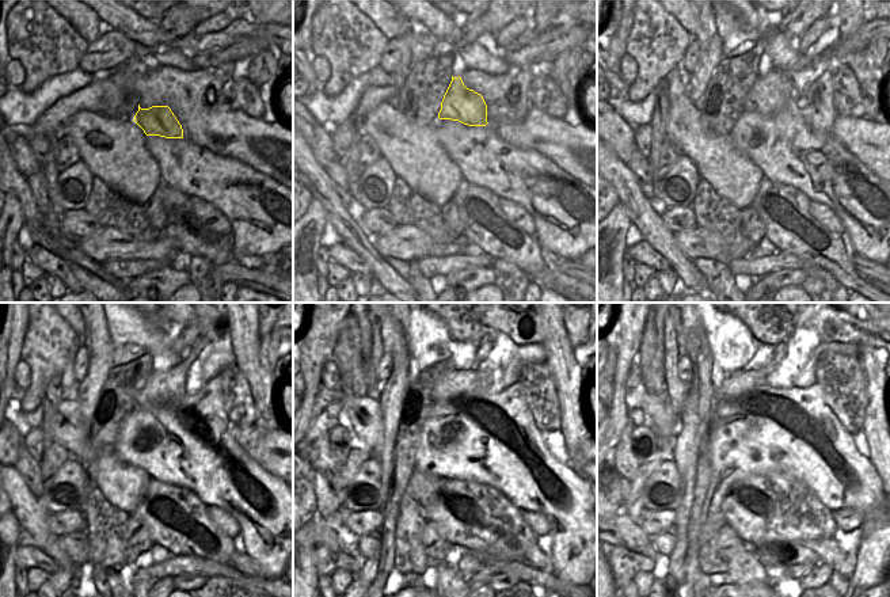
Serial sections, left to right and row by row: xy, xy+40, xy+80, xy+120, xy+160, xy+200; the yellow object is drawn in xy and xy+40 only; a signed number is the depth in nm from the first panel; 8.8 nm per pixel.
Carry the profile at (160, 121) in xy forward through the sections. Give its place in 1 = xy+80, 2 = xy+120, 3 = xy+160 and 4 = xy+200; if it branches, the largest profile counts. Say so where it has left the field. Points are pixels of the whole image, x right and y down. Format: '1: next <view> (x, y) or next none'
1: next xy+80 (764, 98)
2: next xy+120 (151, 395)
3: next xy+160 (448, 386)
4: next xy+200 (736, 383)

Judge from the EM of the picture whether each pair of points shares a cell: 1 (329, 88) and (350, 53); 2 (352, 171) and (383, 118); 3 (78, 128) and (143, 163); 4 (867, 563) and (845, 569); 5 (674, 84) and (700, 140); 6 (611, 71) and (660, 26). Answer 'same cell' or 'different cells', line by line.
1: same cell
2: different cells
3: same cell
4: different cells
5: different cells
6: different cells

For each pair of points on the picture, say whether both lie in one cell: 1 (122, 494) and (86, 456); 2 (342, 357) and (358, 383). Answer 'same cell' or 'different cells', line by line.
1: same cell
2: different cells

